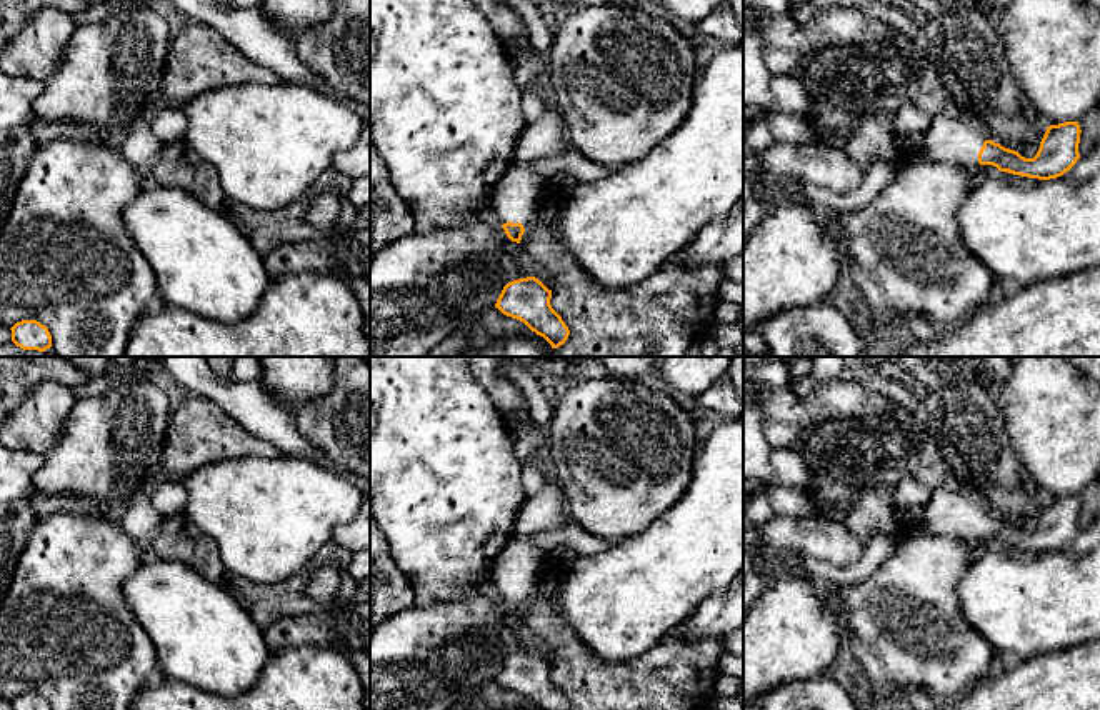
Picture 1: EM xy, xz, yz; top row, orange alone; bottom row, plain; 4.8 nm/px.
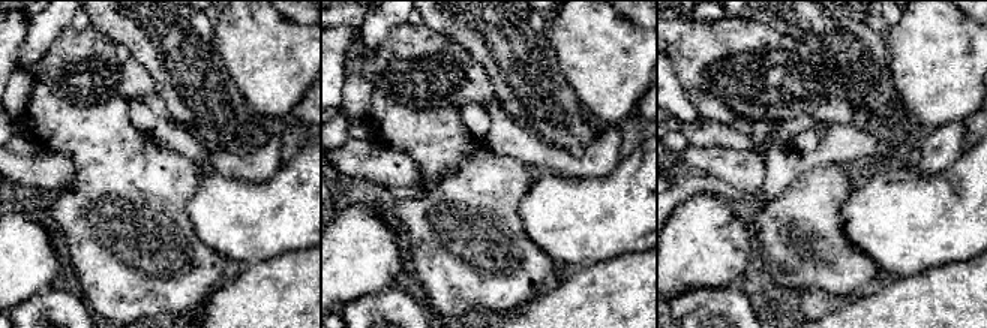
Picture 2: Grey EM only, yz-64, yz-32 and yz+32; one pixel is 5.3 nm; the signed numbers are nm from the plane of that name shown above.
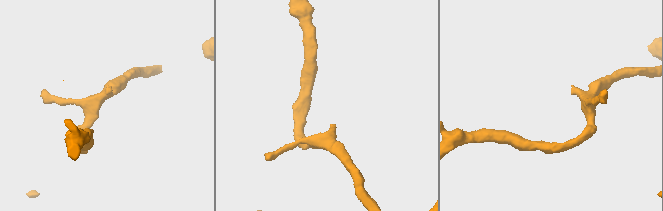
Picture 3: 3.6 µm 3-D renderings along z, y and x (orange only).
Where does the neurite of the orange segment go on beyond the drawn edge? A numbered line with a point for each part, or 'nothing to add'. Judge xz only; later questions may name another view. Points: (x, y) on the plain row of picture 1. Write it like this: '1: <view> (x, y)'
1: xz (520, 564)

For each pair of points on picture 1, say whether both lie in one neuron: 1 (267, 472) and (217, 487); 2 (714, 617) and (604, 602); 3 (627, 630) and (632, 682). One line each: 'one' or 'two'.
1: one
2: two
3: two

